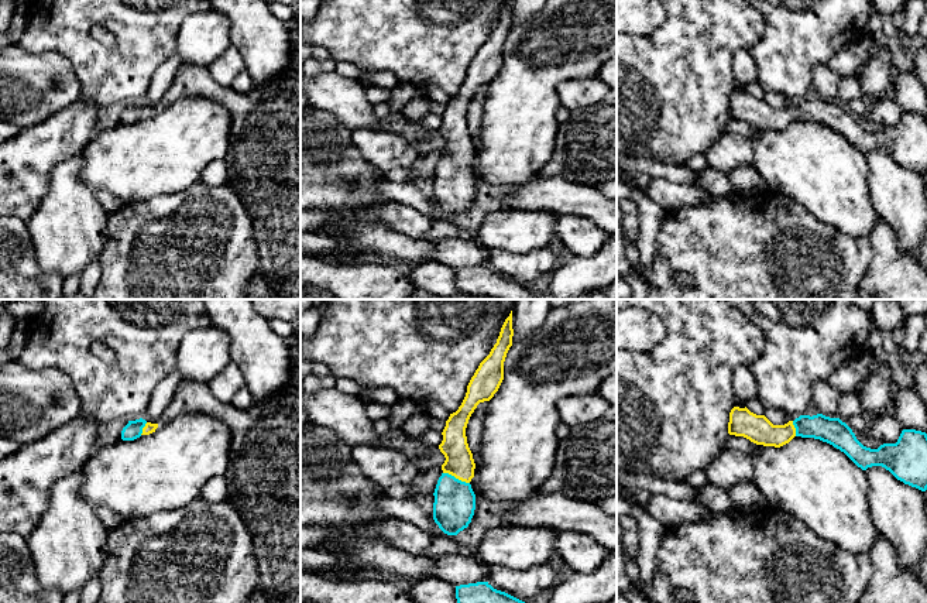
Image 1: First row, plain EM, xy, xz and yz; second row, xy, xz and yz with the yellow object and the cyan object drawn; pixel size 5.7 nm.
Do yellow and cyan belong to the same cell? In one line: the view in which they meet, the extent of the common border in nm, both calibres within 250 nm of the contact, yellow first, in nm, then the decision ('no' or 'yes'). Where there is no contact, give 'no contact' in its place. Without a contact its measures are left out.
meets yellow in xz; contact 170 nm long; 160 nm thick on the yellow side, 240 nm on the other; yes

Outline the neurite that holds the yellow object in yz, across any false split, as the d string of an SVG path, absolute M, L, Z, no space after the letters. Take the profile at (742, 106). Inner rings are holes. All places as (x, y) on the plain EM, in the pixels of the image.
M734 90L728 117L775 131L789 127L794 120L820 123L844 136L862 154L882 150L904 168L927 174L927 117L921 114L903 113L896 127L871 133L840 102L800 99L784 109L773 109L765 99L756 99L746 90Z

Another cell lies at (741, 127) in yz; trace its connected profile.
M729 119L727 121L725 131L741 134L749 140L753 140L756 137L756 127L744 120Z

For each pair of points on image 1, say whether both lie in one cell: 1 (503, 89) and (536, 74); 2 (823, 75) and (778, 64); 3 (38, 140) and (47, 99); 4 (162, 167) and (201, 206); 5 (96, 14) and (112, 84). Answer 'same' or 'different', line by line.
1: same
2: different
3: different
4: different
5: same

